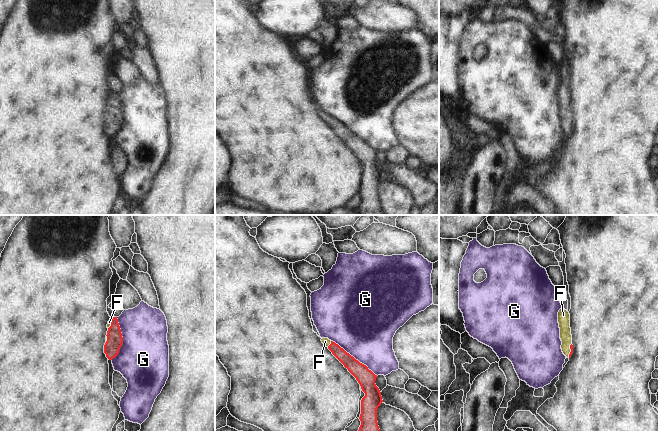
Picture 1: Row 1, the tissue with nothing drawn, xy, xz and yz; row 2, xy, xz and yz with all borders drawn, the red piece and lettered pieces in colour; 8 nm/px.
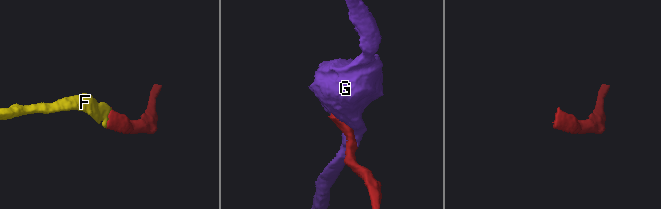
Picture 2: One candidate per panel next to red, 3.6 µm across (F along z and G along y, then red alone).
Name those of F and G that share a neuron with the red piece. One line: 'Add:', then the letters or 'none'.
Add: F

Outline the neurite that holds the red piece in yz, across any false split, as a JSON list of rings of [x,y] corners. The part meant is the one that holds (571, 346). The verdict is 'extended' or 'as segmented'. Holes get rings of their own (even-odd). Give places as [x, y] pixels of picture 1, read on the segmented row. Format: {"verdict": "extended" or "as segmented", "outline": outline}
{"verdict": "extended", "outline": [[[561,308],[558,312],[558,323],[560,328],[560,339],[562,341],[562,352],[567,358],[570,358],[573,353],[570,314],[564,308]]]}

